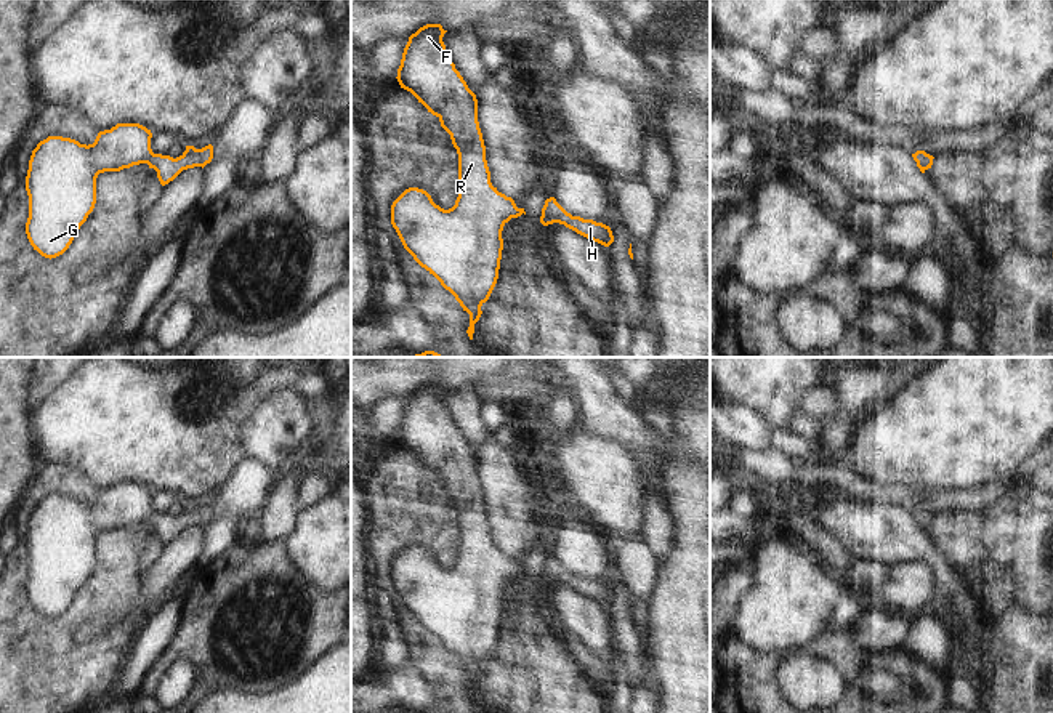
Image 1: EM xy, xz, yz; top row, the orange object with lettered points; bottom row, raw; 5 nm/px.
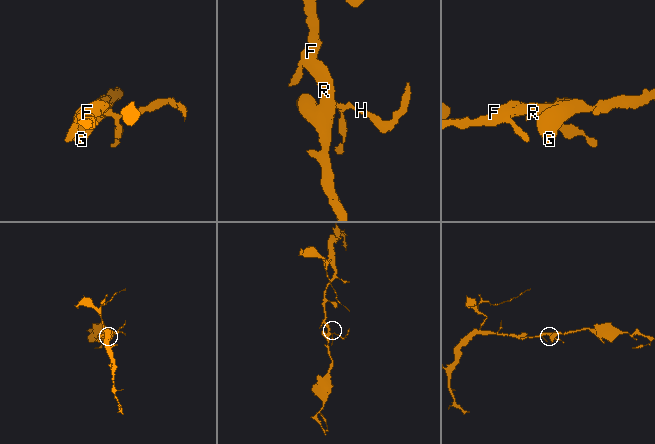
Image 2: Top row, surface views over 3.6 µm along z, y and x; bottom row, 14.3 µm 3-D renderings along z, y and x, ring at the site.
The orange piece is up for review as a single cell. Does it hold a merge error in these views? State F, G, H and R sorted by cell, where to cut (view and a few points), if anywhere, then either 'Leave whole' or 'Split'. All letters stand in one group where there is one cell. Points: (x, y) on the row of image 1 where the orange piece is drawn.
Groups: F G H R. No split. Leave whole

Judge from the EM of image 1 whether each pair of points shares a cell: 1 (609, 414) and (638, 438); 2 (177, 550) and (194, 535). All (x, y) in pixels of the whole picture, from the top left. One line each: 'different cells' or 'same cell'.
1: same cell
2: same cell

